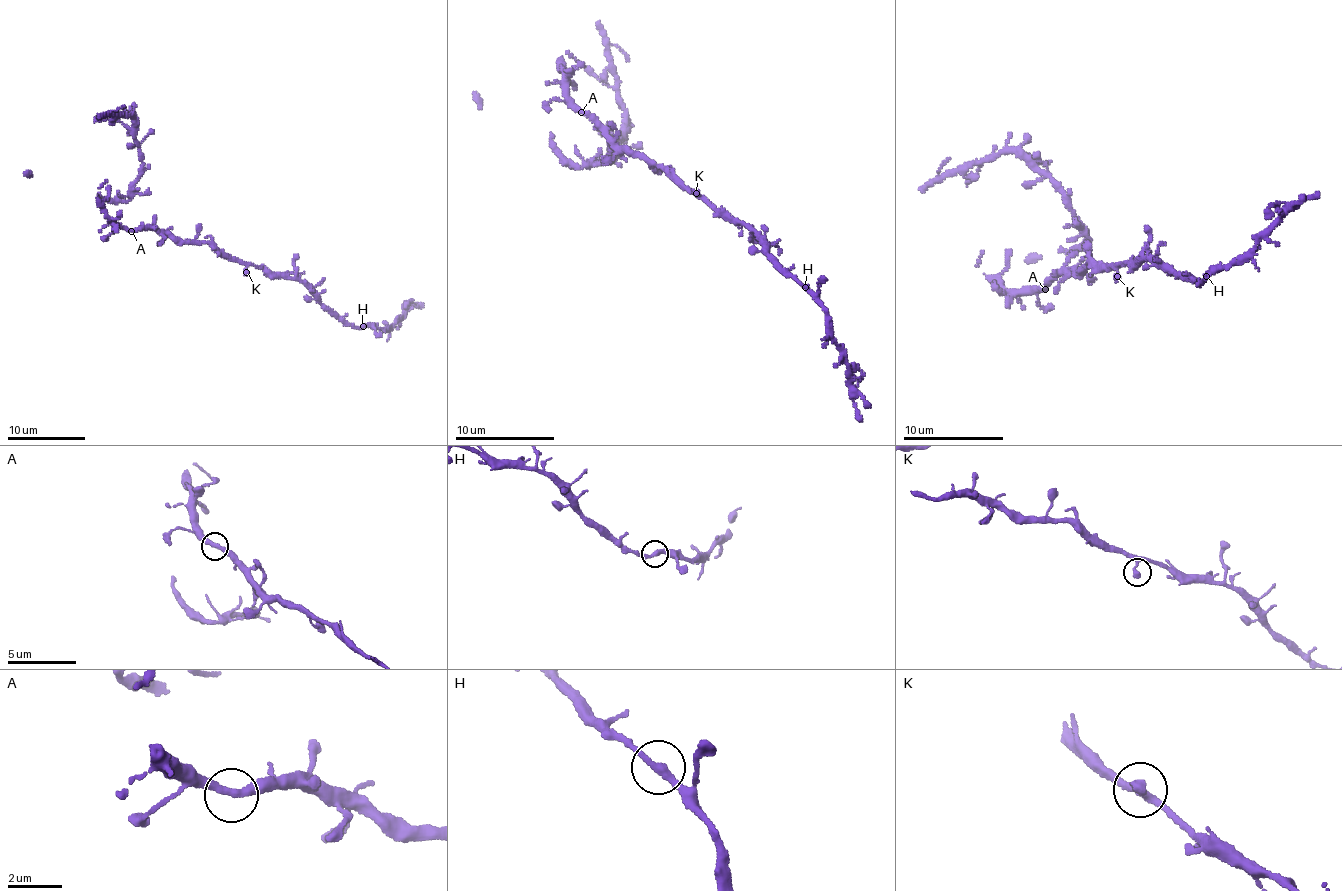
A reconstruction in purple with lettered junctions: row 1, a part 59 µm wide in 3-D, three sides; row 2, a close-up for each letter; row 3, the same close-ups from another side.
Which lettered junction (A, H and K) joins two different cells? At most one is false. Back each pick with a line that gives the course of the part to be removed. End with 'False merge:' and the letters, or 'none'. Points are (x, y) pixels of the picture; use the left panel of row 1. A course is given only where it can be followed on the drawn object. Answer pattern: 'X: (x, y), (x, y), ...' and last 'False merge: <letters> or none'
False merge: none

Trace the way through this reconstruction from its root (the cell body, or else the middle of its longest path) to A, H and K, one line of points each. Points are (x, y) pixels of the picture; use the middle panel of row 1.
A: (671, 176), (660, 167), (629, 155), (581, 112)
H: (671, 176), (694, 190), (729, 218), (745, 224), (755, 232), (771, 260), (806, 287)
K: (671, 176), (696, 193)

